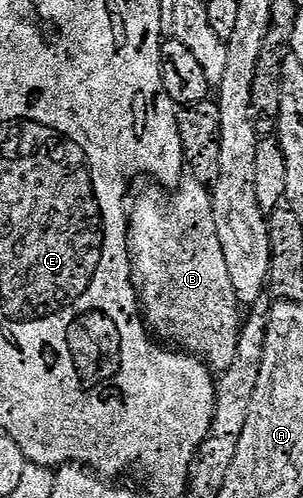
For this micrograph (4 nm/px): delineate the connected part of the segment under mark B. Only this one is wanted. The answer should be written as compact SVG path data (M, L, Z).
M194 179L180 180L177 187L168 191L166 188L160 187L158 184L151 183L148 189L143 189L135 197L135 206L130 206L129 222L127 224L127 249L131 252L131 271L134 277L136 290L145 285L145 297L149 303L149 309L155 321L150 328L156 334L160 331L169 331L169 327L179 327L175 331L179 331L179 339L181 343L187 343L193 347L193 351L199 351L199 358L202 359L216 374L222 375L227 372L229 367L233 367L233 358L237 356L237 339L239 338L239 330L243 328L244 318L239 317L241 304L238 295L234 291L233 282L231 282L229 270L225 265L225 255L222 254L220 240L217 235L216 224L214 223L212 194L209 192L208 186L195 181Z

